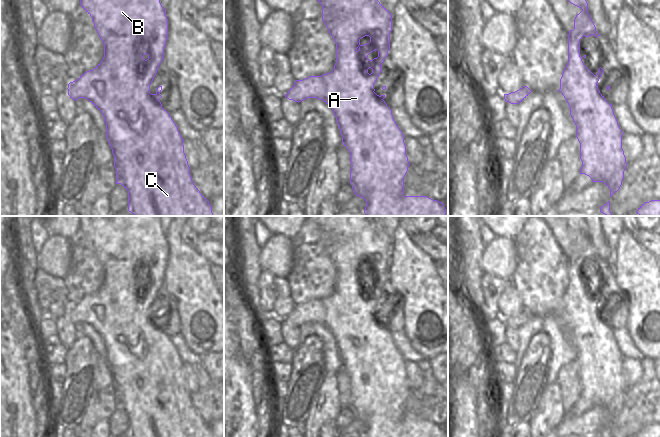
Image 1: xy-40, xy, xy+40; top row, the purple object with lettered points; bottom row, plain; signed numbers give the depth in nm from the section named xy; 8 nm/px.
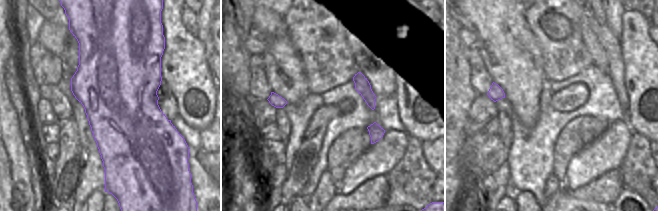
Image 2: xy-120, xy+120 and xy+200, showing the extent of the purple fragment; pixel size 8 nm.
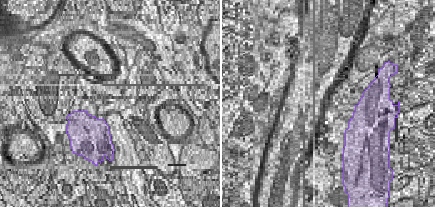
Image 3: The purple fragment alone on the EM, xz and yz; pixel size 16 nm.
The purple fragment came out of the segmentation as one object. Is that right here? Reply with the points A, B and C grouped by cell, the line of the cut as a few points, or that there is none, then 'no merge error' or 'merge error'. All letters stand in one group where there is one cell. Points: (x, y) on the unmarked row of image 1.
groups A B C; cut none; no merge error

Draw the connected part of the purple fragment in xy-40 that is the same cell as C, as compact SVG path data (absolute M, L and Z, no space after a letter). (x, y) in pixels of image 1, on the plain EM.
M78 216L80 230L92 241L94 251L104 267L104 281L93 293L82 298L77 304L68 308L68 319L74 325L79 322L89 324L103 339L106 347L106 361L114 379L114 391L116 393L116 408L121 408L128 415L128 435L131 437L212 437L209 425L200 417L194 409L190 399L190 391L184 377L184 363L178 355L178 351L169 337L162 331L160 326L159 310L155 318L150 317L150 309L158 295L160 287L164 284L164 273L168 263L168 243L166 234L160 227L159 216Z

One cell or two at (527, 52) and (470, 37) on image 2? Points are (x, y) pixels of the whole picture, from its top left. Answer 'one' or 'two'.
two

